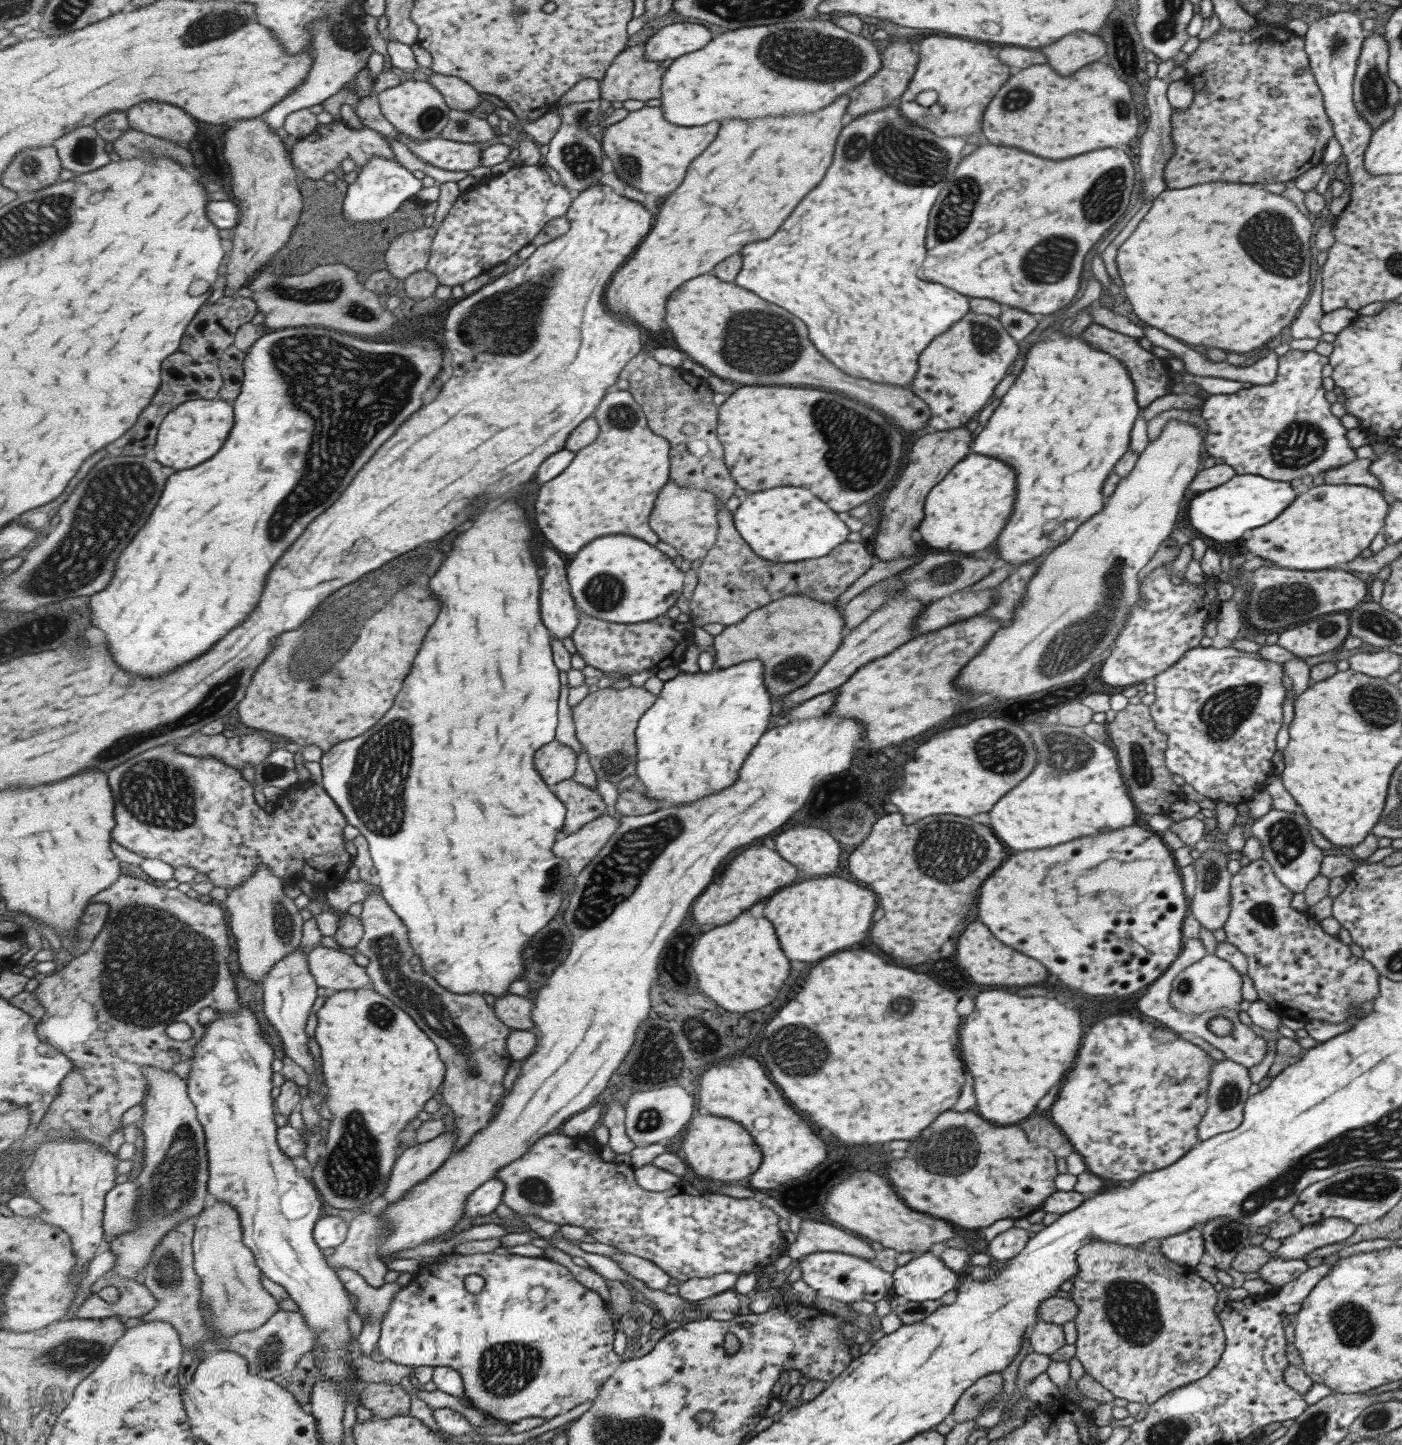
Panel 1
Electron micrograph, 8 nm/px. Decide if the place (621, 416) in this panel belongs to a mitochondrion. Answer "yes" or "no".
yes

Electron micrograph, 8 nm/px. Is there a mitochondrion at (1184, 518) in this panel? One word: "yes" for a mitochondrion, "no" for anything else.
no

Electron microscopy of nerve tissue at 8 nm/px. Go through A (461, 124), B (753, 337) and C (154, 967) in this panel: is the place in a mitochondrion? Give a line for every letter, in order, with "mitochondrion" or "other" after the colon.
A: mitochondrion
B: mitochondrion
C: mitochondrion

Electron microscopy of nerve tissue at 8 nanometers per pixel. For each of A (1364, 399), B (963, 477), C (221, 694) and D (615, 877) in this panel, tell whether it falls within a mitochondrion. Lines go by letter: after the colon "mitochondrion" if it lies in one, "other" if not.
A: other
B: other
C: mitochondrion
D: mitochondrion

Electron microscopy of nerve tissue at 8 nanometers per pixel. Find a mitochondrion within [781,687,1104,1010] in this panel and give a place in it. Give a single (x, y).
(950, 852)

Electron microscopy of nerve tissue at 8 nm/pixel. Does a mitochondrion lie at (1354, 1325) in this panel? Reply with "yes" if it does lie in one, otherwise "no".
yes

